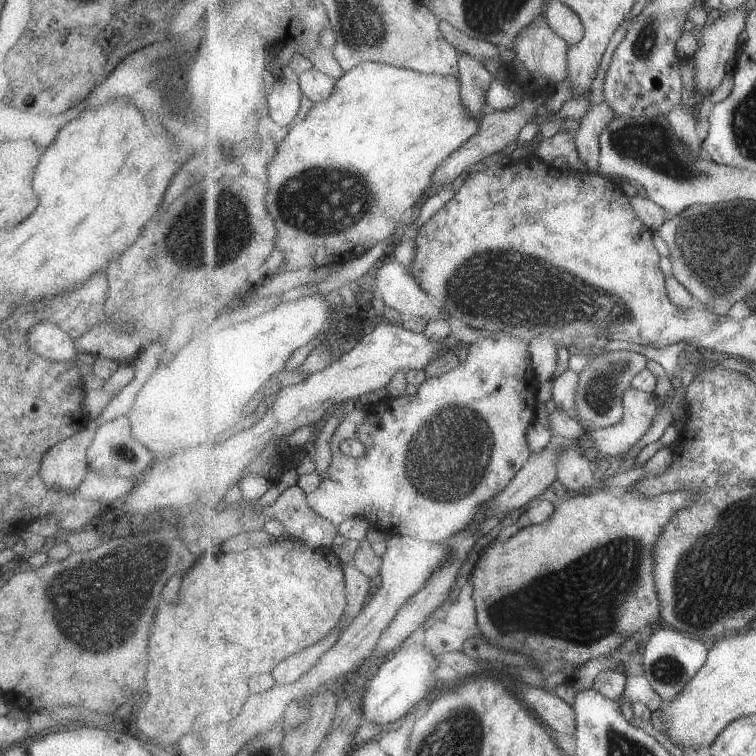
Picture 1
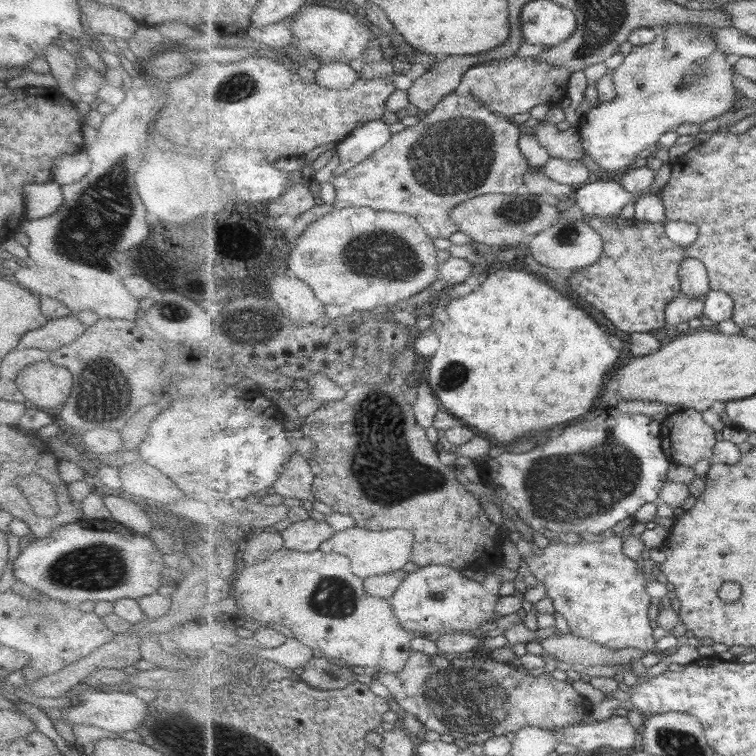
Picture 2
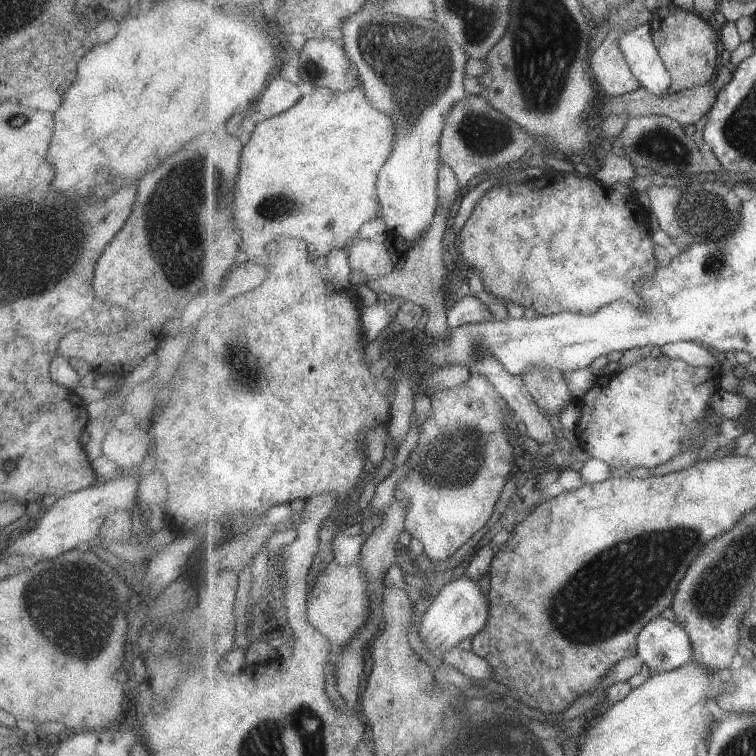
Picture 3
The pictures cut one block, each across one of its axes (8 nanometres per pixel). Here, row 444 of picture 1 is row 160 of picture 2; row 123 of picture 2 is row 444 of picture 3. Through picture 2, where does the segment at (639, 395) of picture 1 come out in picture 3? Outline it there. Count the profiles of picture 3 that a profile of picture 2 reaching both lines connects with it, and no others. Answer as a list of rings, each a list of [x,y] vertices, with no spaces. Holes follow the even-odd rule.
[[[660,354],[656,358],[653,358],[653,356],[643,358],[640,362],[633,364],[632,366],[628,366],[624,370],[615,372],[608,377],[600,378],[597,381],[597,387],[587,392],[584,400],[580,401],[580,417],[578,418],[577,428],[575,431],[580,440],[579,449],[582,456],[585,457],[589,462],[604,460],[605,462],[608,462],[611,467],[622,466],[625,469],[646,467],[652,469],[659,464],[663,464],[664,462],[671,460],[671,458],[673,458],[673,456],[676,454],[683,454],[683,452],[687,452],[685,442],[691,442],[691,446],[693,446],[693,448],[701,448],[701,446],[705,444],[705,440],[707,440],[707,438],[703,438],[703,436],[707,436],[705,432],[707,432],[707,430],[715,430],[715,435],[718,435],[719,424],[723,419],[714,418],[714,422],[709,422],[709,418],[711,418],[712,415],[715,416],[711,409],[711,398],[713,398],[713,394],[720,389],[719,380],[721,380],[721,377],[720,371],[718,370],[711,370],[711,368],[705,368],[705,366],[691,366],[691,364],[683,362],[683,360],[669,358],[669,356],[665,356],[663,354]]]

